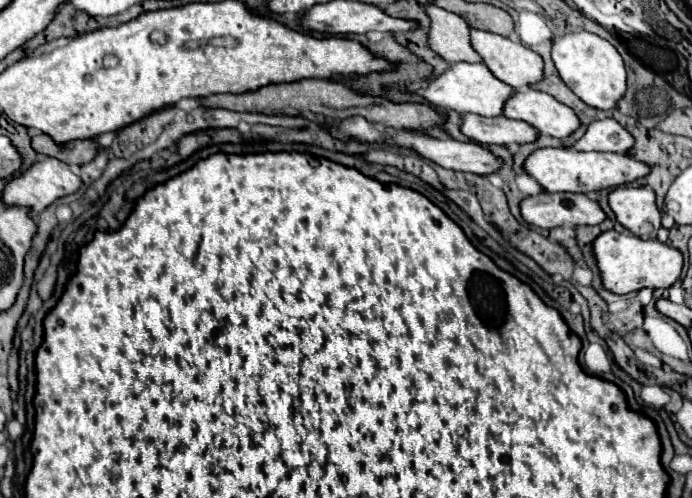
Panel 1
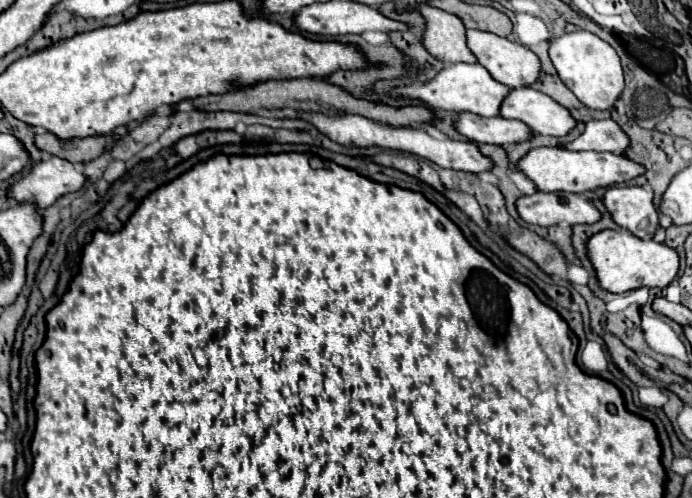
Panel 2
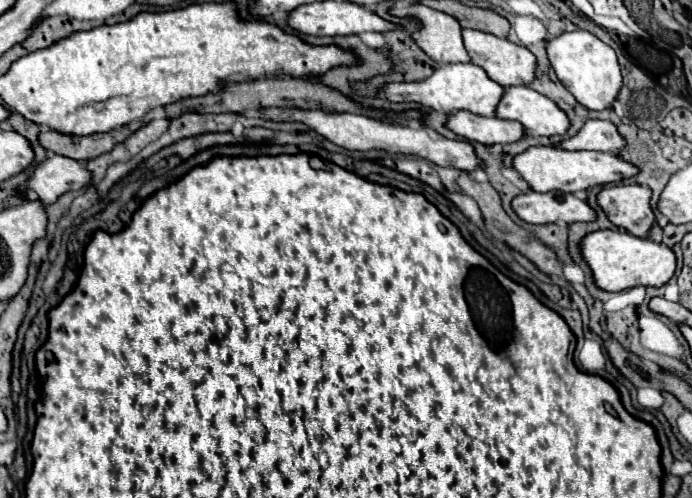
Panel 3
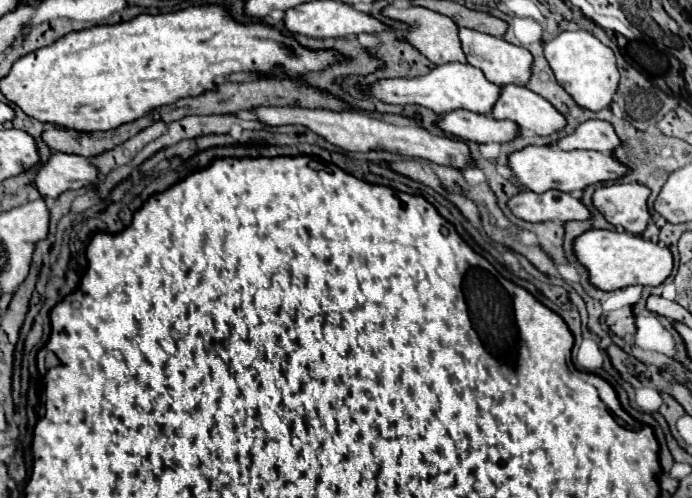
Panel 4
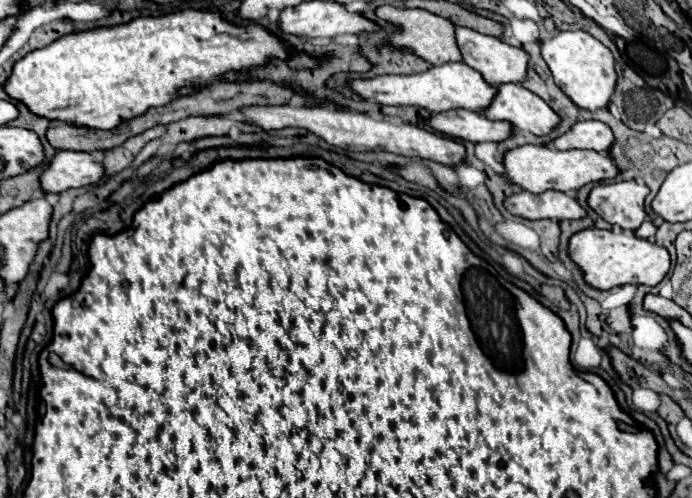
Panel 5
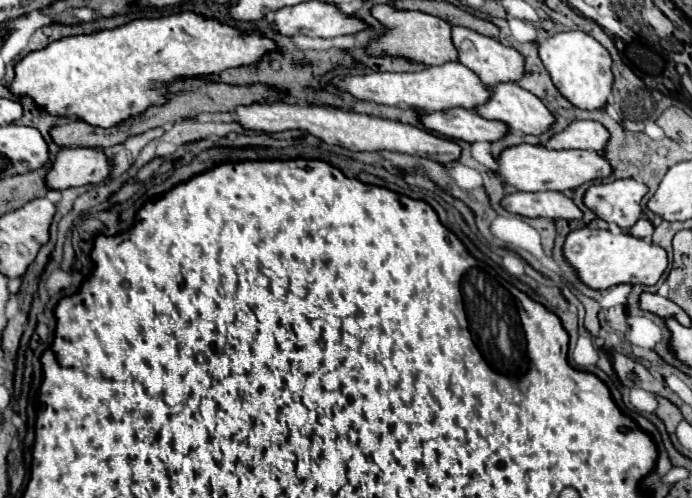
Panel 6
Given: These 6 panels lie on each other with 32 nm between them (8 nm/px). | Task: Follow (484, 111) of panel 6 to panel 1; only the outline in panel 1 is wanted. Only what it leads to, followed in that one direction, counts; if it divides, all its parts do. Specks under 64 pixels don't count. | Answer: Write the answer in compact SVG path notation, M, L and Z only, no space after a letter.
M528 88L528 92L512 92L512 96L504 102L502 112L506 118L524 120L540 134L548 134L554 138L566 138L580 126L580 120L576 120L572 108L560 104L546 92L538 92L532 88Z

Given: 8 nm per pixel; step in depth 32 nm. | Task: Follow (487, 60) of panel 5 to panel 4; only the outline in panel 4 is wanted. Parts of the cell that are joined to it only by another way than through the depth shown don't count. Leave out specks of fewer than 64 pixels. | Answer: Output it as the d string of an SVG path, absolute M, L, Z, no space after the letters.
M458 28L458 38L464 50L466 62L474 68L480 68L488 82L504 86L504 84L524 84L524 80L528 80L528 72L532 68L532 54L526 48L514 46L504 38L488 36L470 28Z

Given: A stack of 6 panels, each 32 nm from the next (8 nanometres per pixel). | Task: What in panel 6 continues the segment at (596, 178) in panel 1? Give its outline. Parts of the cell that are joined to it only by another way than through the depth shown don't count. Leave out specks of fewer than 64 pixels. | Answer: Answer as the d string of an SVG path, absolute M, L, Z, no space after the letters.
M518 144L504 148L496 158L496 162L498 162L496 174L516 190L526 190L526 192L542 192L542 190L570 192L580 184L592 182L596 178L606 178L612 174L608 162L598 152L548 150L544 146L532 146L532 144Z

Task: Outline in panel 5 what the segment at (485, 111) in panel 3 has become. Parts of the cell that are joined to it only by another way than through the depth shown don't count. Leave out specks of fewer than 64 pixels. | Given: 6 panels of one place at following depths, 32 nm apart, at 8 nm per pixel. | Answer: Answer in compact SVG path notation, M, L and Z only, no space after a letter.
M448 62L442 66L432 66L420 74L384 74L374 78L356 78L350 82L350 90L364 100L376 100L378 104L394 106L416 106L428 112L446 112L454 108L466 108L480 112L488 100L492 100L492 88L482 80L482 76L468 68L464 62Z

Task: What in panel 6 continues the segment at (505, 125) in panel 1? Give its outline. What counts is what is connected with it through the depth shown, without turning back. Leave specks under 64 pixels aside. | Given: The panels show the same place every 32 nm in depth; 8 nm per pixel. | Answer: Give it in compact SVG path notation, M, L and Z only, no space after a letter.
M450 108L442 112L424 112L418 116L426 130L440 136L464 142L494 142L500 140L508 130L504 124L494 120L484 120L476 112L466 108Z

